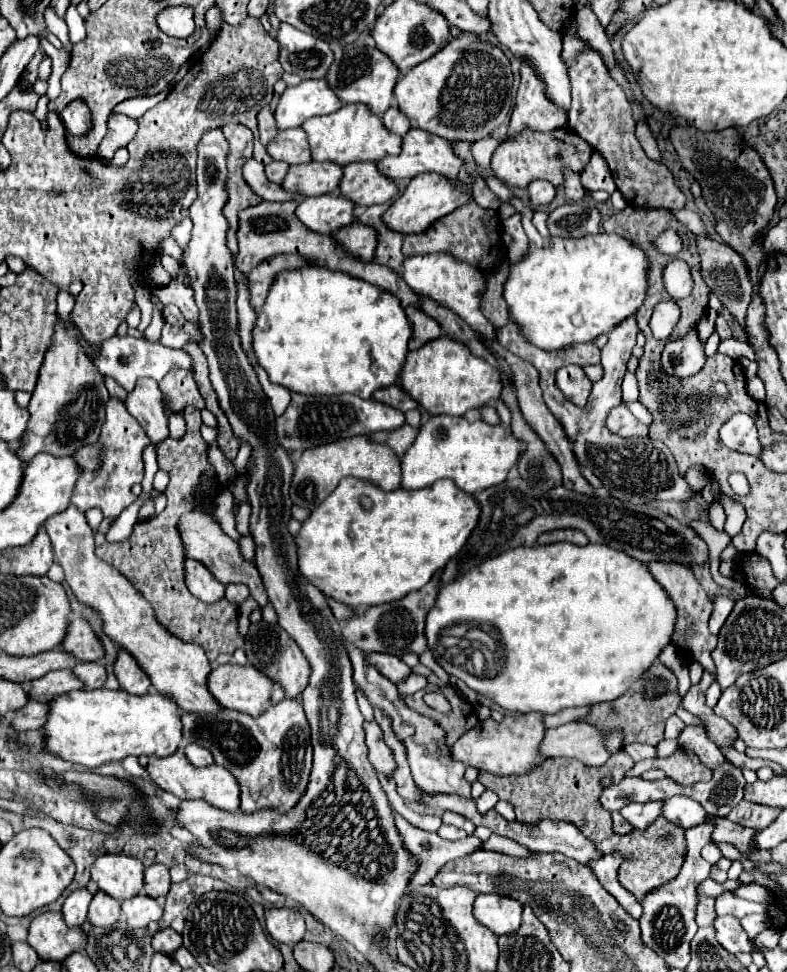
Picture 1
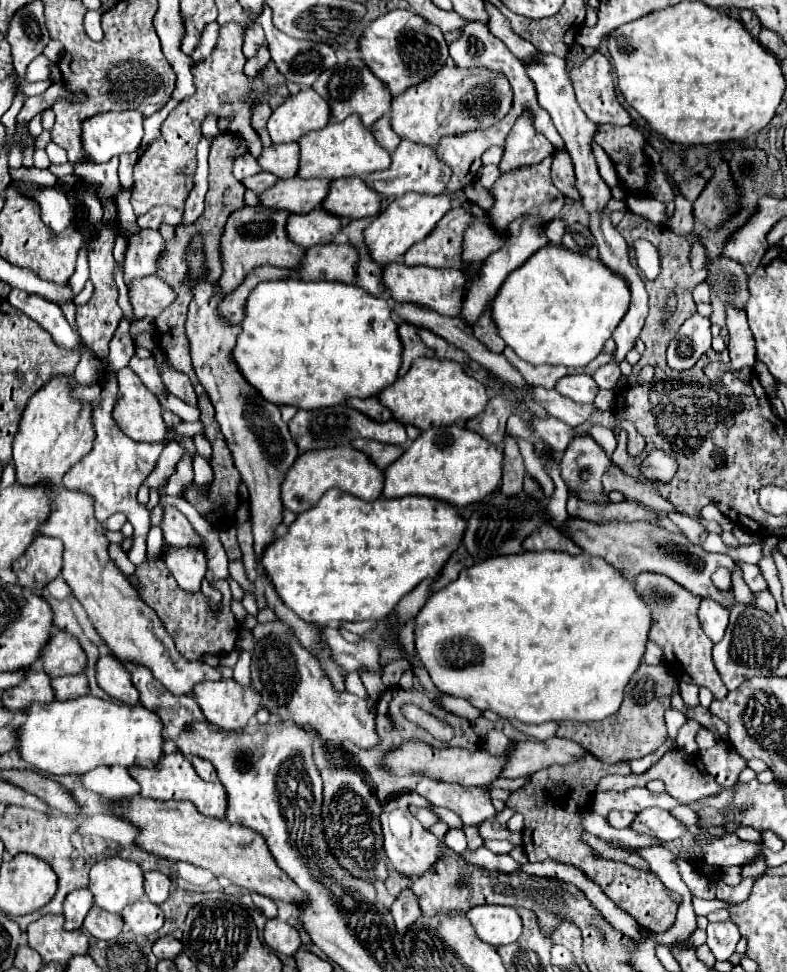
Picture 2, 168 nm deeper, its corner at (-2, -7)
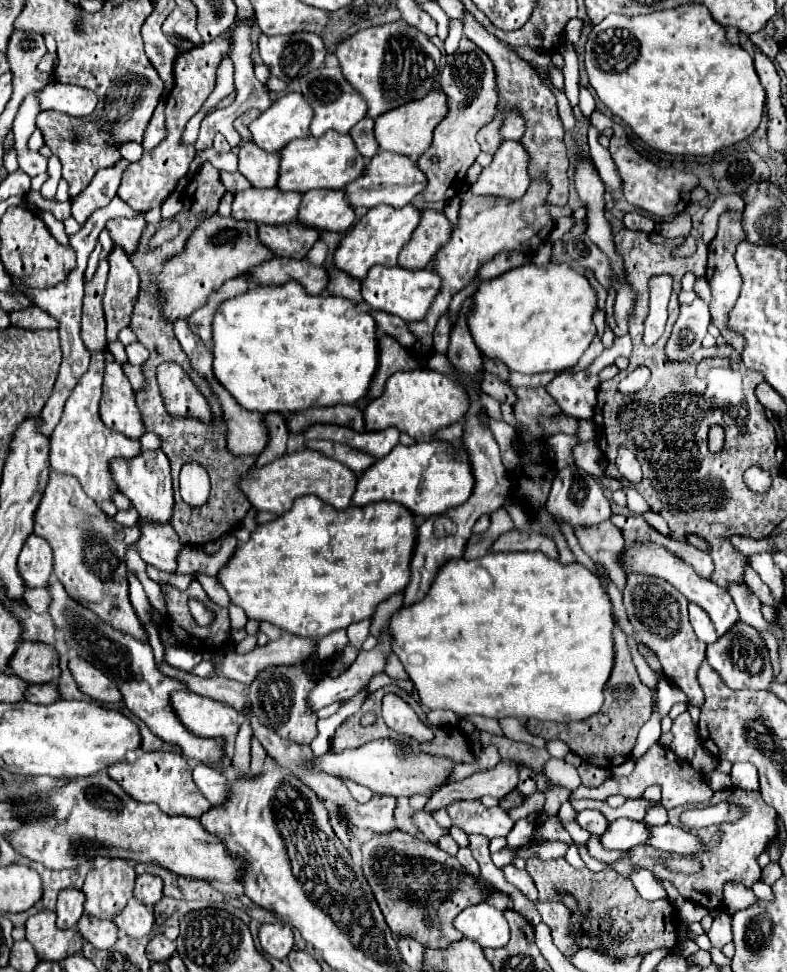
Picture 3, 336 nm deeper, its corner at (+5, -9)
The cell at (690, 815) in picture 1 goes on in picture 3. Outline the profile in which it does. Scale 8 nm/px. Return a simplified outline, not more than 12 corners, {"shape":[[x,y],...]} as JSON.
{"shape":[[616,819],[602,835],[604,849],[646,845],[644,821]]}

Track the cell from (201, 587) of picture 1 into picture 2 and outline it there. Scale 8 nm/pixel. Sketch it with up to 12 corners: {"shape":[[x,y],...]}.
{"shape":[[169,545],[163,561],[181,589],[199,593],[201,549]]}

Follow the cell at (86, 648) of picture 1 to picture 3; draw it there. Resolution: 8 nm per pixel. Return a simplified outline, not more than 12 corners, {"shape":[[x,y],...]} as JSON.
{"shape":[[22,641],[10,671],[26,683],[56,683],[58,651]]}

